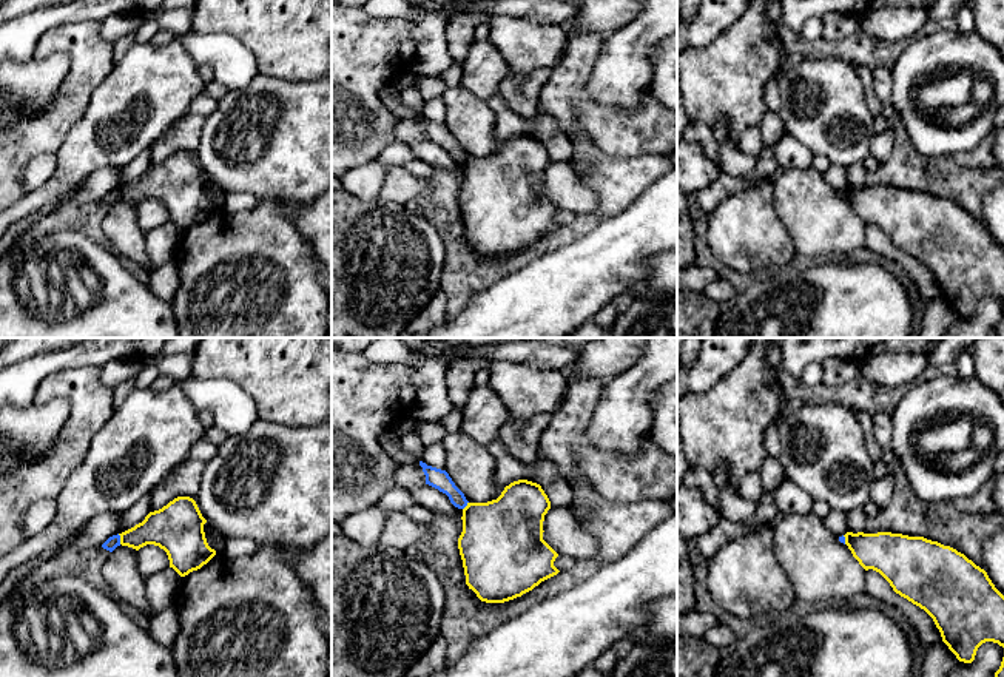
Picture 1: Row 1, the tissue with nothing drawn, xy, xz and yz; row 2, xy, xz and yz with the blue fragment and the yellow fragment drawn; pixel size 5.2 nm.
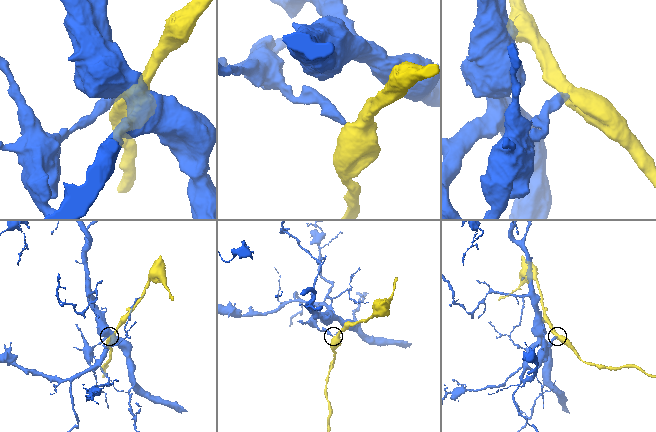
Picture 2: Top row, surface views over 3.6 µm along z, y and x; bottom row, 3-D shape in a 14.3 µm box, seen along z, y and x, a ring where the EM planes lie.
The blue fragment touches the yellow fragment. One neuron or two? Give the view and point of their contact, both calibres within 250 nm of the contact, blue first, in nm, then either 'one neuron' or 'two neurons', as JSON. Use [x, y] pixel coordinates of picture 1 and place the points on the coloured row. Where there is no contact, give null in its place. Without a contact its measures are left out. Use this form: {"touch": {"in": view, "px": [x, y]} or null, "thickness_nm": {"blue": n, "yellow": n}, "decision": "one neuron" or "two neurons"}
{"touch": {"in": "xy", "px": [119, 538]}, "thickness_nm": {"blue": 70, "yellow": 200}, "decision": "two neurons"}

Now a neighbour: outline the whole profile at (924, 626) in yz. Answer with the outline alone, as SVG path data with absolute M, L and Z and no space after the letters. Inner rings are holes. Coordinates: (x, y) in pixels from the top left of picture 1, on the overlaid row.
M873 569L865 571L865 589L884 606L901 609L905 614L910 626L915 629L918 638L925 646L944 643L933 618L924 609L896 594L879 572Z

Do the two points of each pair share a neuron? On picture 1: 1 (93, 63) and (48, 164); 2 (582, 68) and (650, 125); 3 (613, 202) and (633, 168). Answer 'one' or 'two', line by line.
1: two
2: one
3: one

